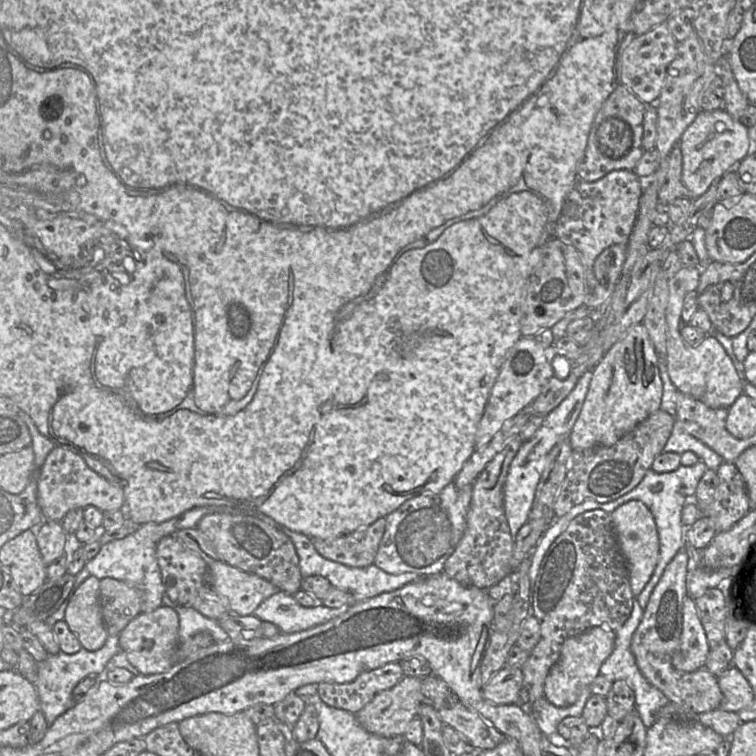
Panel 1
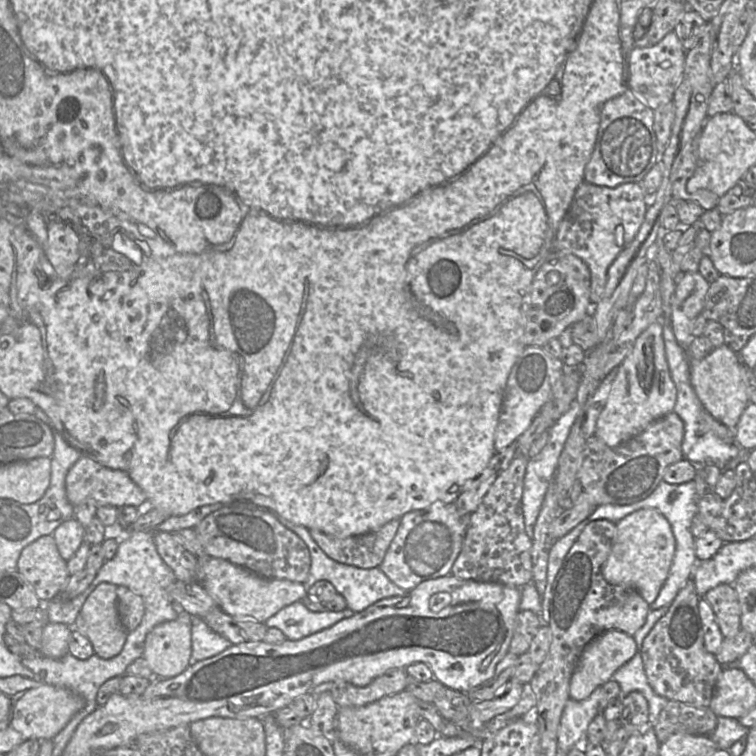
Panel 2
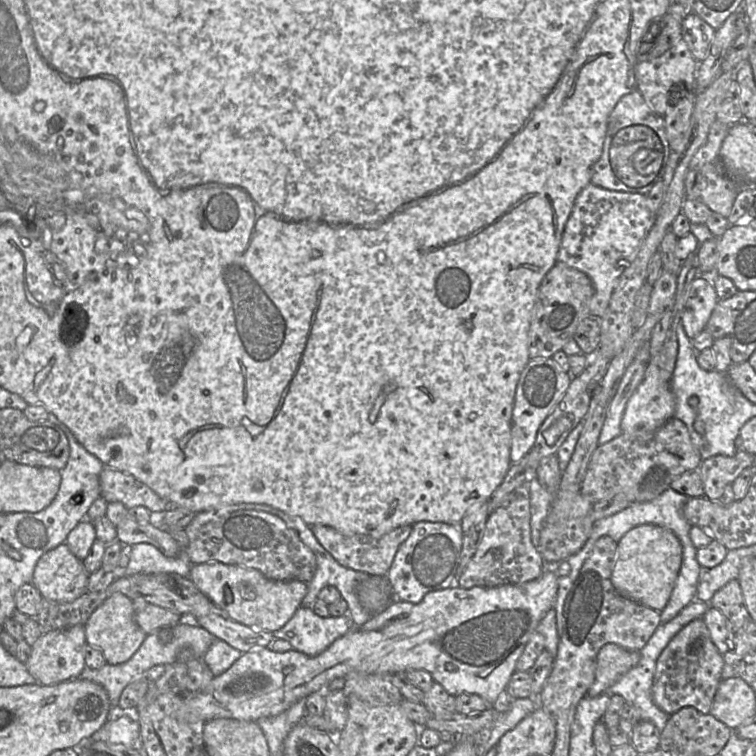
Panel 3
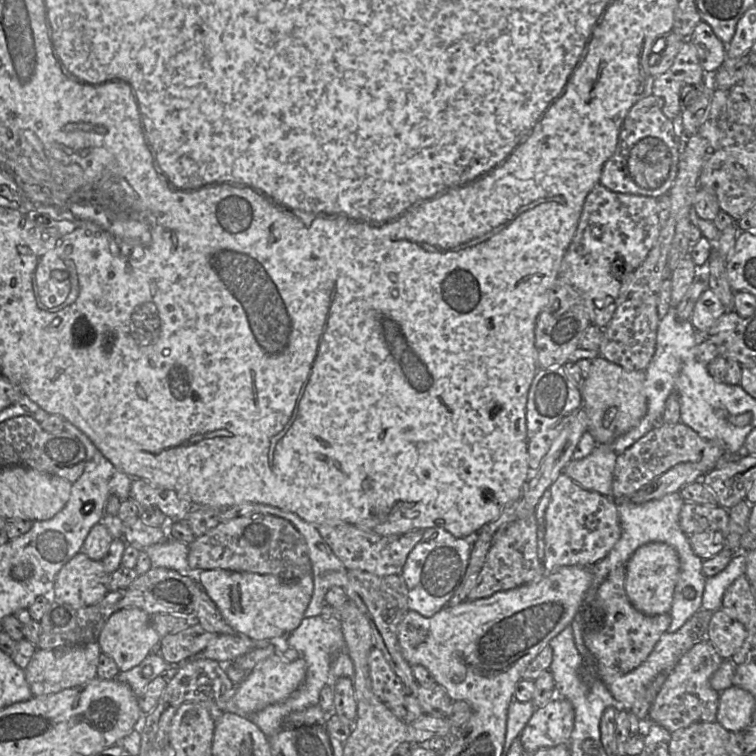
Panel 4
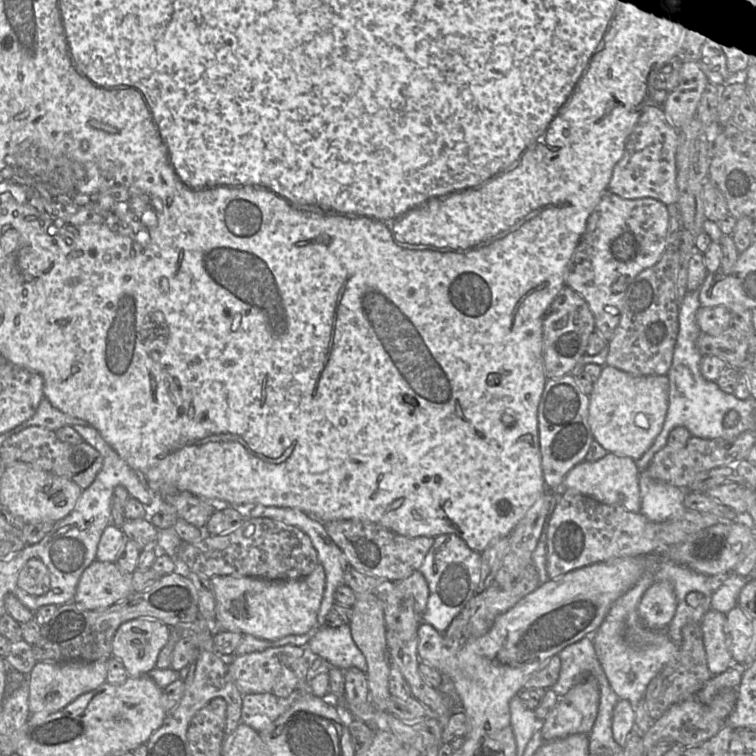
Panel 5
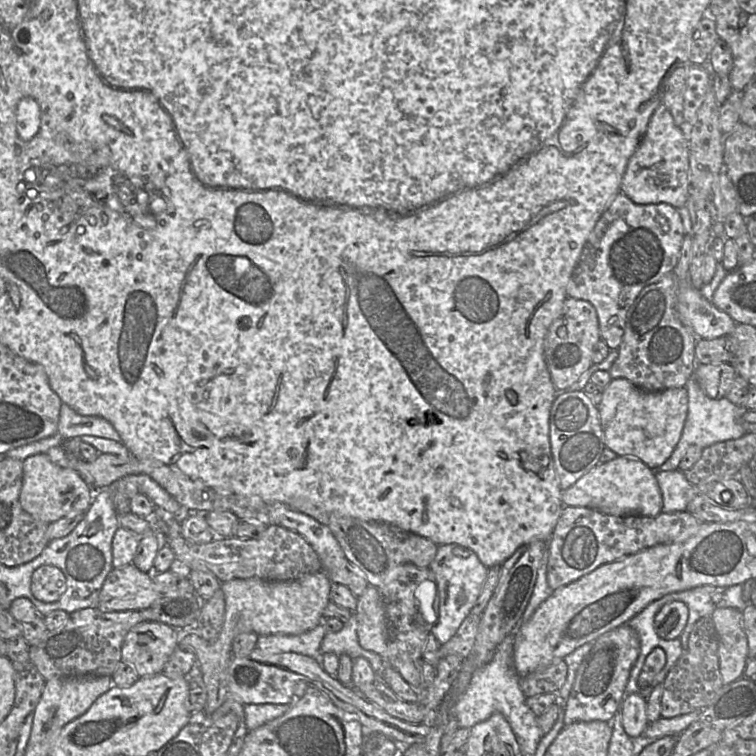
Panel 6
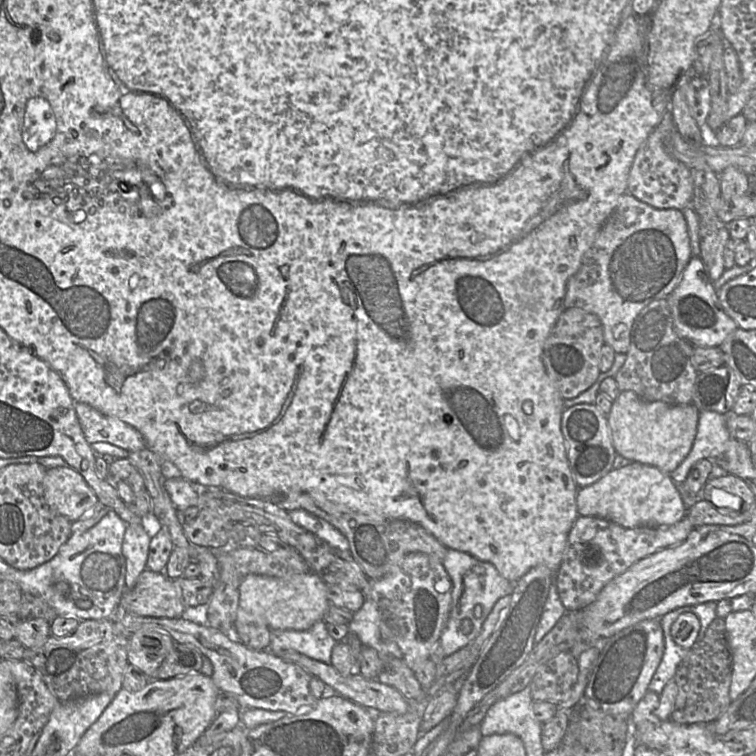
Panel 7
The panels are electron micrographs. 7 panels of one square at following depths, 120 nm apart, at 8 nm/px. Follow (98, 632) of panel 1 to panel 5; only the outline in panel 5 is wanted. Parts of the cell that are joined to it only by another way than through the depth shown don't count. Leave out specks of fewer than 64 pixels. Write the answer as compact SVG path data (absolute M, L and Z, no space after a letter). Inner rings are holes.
M148 618L129 620L117 629L112 641L112 656L119 659L130 677L144 677L156 668L171 628Z

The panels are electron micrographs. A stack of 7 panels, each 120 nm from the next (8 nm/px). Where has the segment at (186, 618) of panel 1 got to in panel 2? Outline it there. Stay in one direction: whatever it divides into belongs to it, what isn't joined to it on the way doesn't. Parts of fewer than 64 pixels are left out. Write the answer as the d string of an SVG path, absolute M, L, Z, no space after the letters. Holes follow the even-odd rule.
M192 616L191 624L192 663L214 657L233 645L212 630L202 618Z

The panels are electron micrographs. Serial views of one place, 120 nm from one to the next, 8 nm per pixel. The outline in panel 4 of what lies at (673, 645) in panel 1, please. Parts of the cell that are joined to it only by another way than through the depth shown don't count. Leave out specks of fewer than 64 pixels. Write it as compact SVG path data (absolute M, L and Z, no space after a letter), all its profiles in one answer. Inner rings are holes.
M707 639L692 646L670 671L650 708L649 719L670 733L692 723L715 722L719 693L712 688L711 678L723 661Z

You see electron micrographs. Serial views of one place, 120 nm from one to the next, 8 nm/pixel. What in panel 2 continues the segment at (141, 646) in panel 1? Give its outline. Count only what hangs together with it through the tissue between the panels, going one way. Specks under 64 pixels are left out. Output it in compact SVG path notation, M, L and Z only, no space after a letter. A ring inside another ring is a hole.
M180 611L177 619L155 626L147 635L142 658L155 677L175 677L192 664L191 617Z

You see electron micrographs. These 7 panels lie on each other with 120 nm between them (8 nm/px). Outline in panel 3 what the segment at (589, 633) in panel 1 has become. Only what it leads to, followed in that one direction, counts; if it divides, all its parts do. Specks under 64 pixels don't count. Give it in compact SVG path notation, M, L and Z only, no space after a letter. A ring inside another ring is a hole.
M605 644L596 657L595 680L587 696L596 696L608 688L637 664L640 652L627 650L617 644Z

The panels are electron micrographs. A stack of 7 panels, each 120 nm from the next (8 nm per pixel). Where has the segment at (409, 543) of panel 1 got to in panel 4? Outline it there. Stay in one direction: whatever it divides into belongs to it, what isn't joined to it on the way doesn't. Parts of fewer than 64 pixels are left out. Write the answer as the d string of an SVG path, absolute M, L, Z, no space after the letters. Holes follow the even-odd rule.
M442 527L425 529L421 540L409 553L401 572L409 592L409 608L432 617L446 607L463 585L473 538L457 538Z

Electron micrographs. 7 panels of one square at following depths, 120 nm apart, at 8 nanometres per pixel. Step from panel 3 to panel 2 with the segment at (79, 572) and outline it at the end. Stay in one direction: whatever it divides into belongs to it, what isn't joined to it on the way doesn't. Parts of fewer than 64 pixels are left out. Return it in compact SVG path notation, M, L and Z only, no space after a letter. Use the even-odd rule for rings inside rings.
M51 535L41 536L22 551L16 571L31 585L41 602L53 600L66 586L70 574Z

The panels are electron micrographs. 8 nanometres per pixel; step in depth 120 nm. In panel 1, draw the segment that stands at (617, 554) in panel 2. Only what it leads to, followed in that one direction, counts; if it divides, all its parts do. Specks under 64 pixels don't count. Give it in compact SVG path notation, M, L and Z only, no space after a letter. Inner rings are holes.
M639 500L625 502L610 513L622 555L627 563L633 595L638 596L651 579L659 559L659 536L653 514Z

